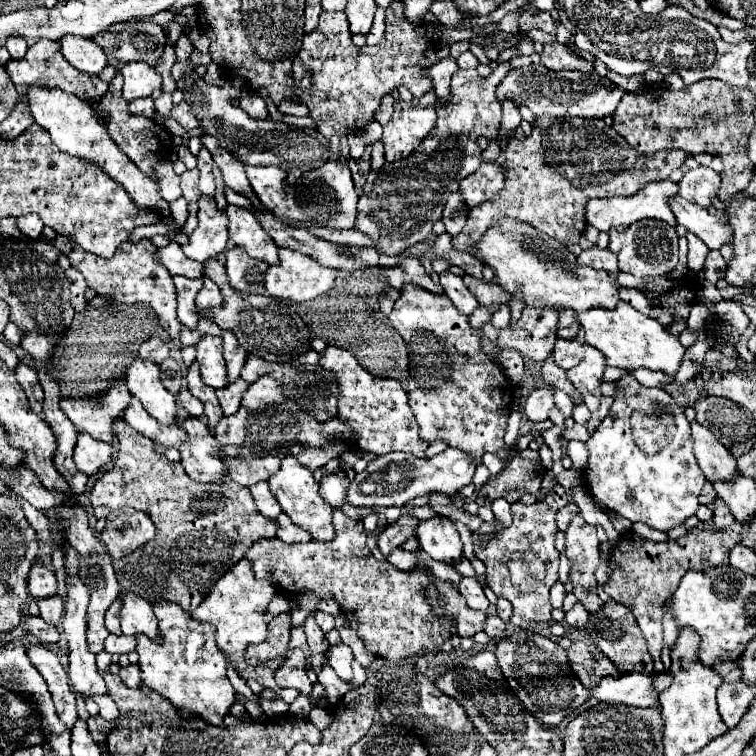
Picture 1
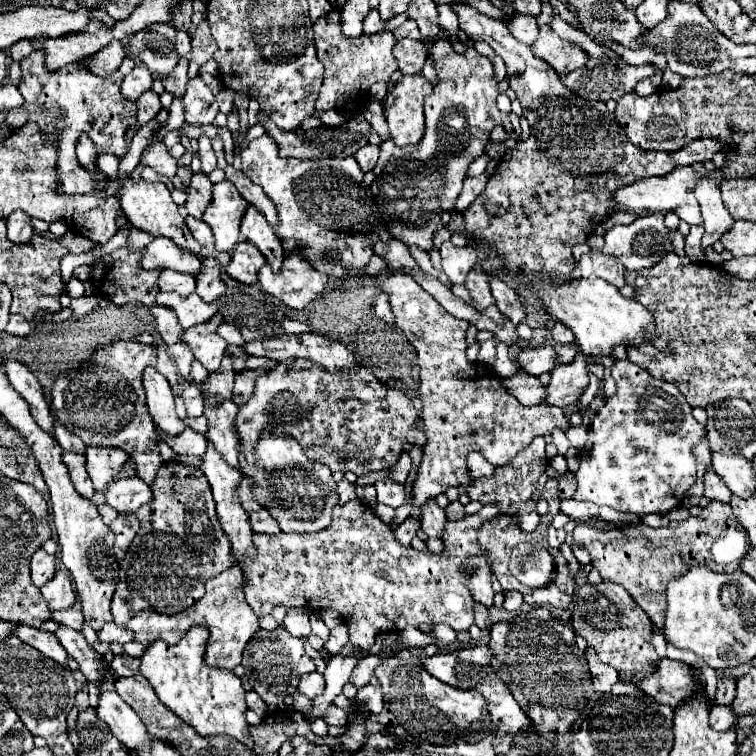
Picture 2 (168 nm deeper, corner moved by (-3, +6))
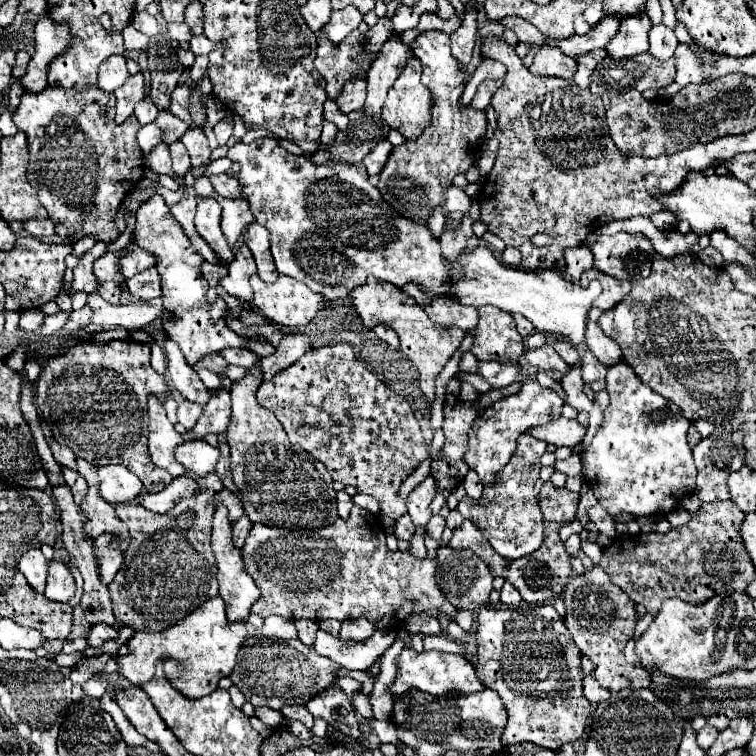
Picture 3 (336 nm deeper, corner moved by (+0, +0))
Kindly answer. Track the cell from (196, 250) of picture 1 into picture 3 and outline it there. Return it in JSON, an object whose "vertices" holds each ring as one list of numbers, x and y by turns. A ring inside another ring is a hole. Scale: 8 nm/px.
{"vertices":[[217,197,217,201,223,207,221,231,223,231,229,247,235,247,243,229,253,221,253,215,249,211,249,203,243,199,223,199,223,197]]}

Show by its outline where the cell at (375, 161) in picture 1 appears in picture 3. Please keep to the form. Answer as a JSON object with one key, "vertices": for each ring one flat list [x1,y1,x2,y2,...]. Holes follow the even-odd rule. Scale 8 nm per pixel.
{"vertices":[[393,33,387,43,383,43,379,57,367,71,367,101,363,107,367,117,381,117,385,95,405,69,405,63,409,63,409,55,413,55,413,51,401,41,399,33]]}

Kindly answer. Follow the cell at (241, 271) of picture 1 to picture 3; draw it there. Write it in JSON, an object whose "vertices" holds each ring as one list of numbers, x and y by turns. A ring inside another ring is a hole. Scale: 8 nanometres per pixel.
{"vertices":[[247,245,239,247,235,253,233,263,229,263,229,273,221,279,223,289,229,295,237,295,241,301,251,301,253,299,253,289,249,285,249,277,257,271,253,263,253,255]]}

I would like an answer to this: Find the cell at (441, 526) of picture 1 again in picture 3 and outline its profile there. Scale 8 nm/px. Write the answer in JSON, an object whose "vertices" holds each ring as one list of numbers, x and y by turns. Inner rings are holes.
{"vertices":[[429,475,425,481,421,481,413,491,411,495,407,497,407,509,409,509,409,515,413,519,413,525,415,527,427,527,429,519,431,519,431,501,437,493,437,487,435,487,435,481,433,477]]}

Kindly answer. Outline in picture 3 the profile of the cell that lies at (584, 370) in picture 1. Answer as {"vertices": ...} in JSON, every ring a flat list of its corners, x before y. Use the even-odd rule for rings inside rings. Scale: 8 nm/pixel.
{"vertices":[[523,379,519,393,497,401,481,417,475,419,469,429,469,449,465,453,465,463,477,471,479,479,489,485,497,471,505,467,509,457,515,453,515,445,521,433,533,425,545,425,561,415,563,399,549,387,541,387,537,379]]}

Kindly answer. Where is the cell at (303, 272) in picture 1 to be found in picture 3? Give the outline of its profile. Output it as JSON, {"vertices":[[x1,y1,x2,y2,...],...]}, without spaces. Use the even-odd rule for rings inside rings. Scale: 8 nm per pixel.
{"vertices":[[251,275,251,287,255,291,253,297,253,305,263,313,263,317,267,317,269,321,277,323,277,325,287,325,287,327,303,327,307,325,317,311,325,305,323,295,313,293,305,283,287,277,287,275,279,275,275,283,265,283,261,281,259,275]]}

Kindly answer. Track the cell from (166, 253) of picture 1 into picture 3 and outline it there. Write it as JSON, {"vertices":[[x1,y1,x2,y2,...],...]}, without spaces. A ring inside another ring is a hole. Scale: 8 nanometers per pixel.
{"vertices":[[133,245,133,249,127,257,119,259,119,267,121,267,125,279,129,279,129,277,133,277,133,275,137,275,149,267,155,267,155,265,157,265,157,257,153,253,143,251,137,245]]}

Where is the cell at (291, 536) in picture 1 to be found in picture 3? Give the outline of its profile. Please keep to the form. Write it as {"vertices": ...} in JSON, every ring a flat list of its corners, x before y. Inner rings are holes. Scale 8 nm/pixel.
{"vertices":[[245,515,239,521,233,523,233,541,235,541,237,547,243,547,245,539,247,539,247,533,251,531,251,527,253,527,253,523]]}

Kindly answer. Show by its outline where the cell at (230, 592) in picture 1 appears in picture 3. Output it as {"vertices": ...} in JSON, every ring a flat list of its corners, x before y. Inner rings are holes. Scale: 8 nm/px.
{"vertices":[[221,595,205,601,197,611,187,615,183,621,177,625,171,625,163,631,137,631,129,641,129,653,125,657,117,657,119,663,119,675,131,681,133,685,143,685,153,677,155,671,155,661,161,657,167,657,165,665,165,675,177,687,183,695,191,699,199,699,203,695,209,695,211,691,217,689,219,679,229,677,237,653,241,649,241,643,245,641,247,635,247,621,237,621,229,623,225,615,225,601]]}

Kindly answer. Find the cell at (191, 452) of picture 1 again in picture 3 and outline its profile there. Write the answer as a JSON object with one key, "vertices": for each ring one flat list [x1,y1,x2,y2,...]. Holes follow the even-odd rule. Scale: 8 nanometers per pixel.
{"vertices":[[223,503,217,505,215,517,213,517,213,533,211,533,211,543,213,543,213,553,217,559,217,581,219,581,219,595,225,599,227,607,227,619,229,621,239,621,249,617,251,605,257,601,261,591,257,589,253,577,249,577,245,565,243,565,243,555,241,549,233,543,233,523,227,517,227,507]]}

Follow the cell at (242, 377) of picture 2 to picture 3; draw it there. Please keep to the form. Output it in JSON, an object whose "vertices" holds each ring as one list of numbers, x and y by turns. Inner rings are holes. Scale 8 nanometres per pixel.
{"vertices":[[287,335,277,347,275,352,261,359,261,369,263,369,263,379,271,379,277,371,289,367,295,363,301,355,305,355,311,349,311,343,305,335]]}

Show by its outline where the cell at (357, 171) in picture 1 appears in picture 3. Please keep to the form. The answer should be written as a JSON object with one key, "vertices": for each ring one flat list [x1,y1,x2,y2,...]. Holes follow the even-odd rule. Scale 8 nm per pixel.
{"vertices":[[381,141,381,143,377,143,377,147,373,151,369,151,365,155,363,163,365,163,369,175,379,175,379,171,383,169,383,165,385,165,391,149,393,149,393,145,389,141]]}

